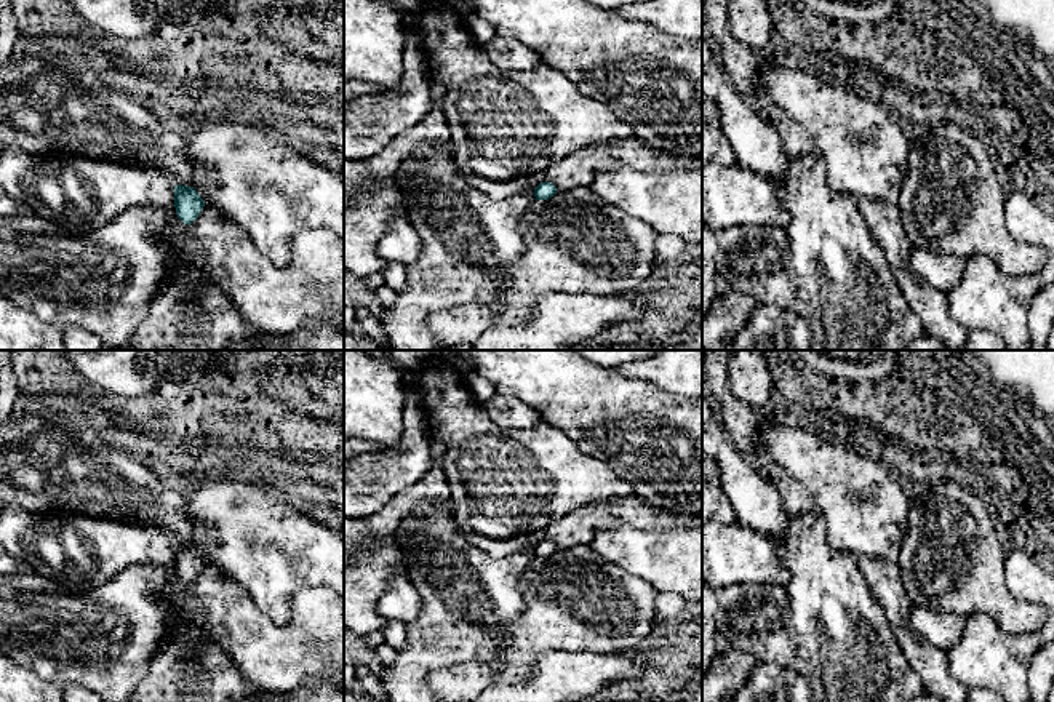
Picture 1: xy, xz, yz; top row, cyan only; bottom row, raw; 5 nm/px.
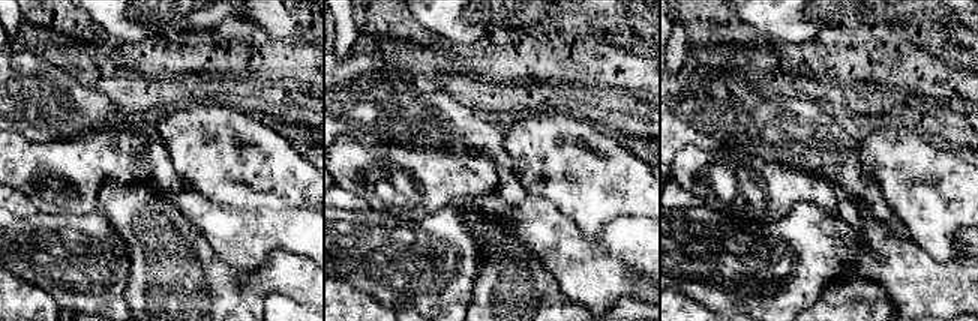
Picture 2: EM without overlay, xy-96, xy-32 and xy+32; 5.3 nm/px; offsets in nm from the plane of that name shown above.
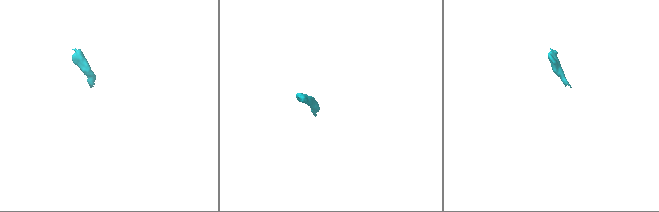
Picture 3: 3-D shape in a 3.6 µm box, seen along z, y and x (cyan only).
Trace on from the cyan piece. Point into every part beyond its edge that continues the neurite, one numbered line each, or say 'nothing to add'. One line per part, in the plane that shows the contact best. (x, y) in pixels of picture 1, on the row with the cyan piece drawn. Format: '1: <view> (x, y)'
1: xy (104, 279)

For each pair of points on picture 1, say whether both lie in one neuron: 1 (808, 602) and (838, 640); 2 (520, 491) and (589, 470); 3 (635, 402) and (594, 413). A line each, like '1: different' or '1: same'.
1: same
2: same
3: same

